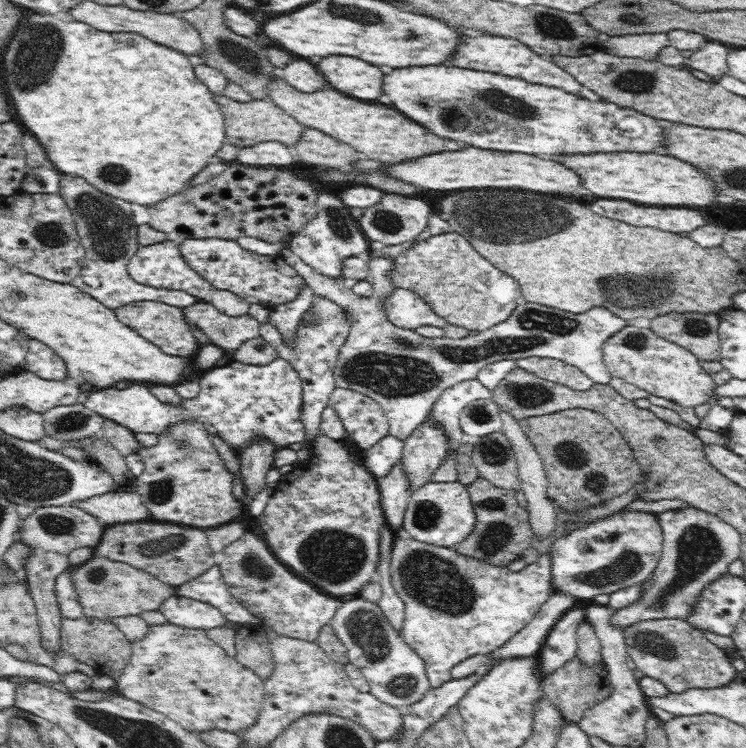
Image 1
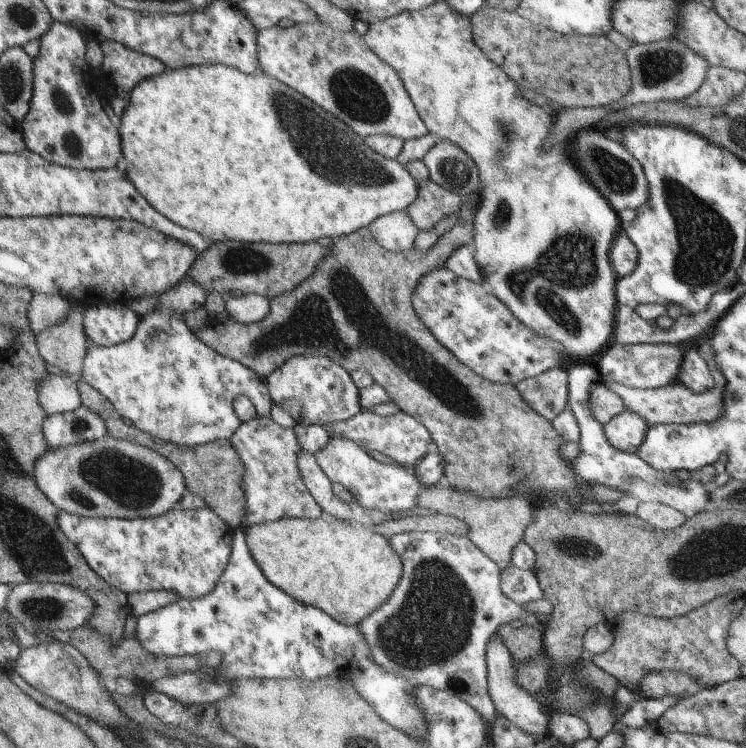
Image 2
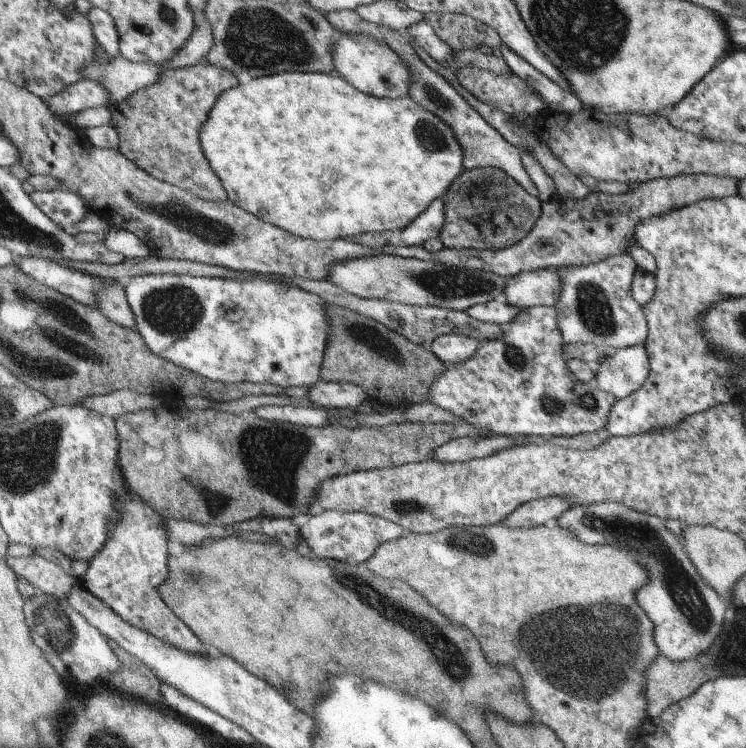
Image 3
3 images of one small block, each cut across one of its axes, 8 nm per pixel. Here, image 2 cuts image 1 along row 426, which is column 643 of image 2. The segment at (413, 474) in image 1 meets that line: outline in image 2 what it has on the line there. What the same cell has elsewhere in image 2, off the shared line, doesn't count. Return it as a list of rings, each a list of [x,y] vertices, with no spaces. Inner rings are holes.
[[[625,410],[603,425],[603,431],[612,446],[627,453],[636,453],[650,431],[650,423],[639,414]]]

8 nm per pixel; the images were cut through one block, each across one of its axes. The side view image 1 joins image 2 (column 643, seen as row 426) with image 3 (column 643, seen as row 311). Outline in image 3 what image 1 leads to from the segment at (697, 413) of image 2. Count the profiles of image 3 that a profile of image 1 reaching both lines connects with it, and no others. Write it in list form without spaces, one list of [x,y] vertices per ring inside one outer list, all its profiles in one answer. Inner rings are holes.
[[[645,345],[608,350],[602,364],[595,367],[594,384],[618,400],[635,393],[646,384],[651,372]],[[596,502],[590,506],[576,504],[556,520],[556,524],[560,528],[570,530],[580,542],[590,546],[608,544],[608,546],[615,546],[620,550],[628,550],[628,554],[632,554],[636,558],[636,562],[640,562],[646,568],[650,582],[636,592],[636,602],[646,612],[646,616],[652,619],[655,628],[653,633],[655,643],[665,658],[670,659],[672,663],[690,659],[694,661],[698,655],[706,653],[721,636],[721,631],[724,630],[724,620],[728,618],[728,602],[725,600],[725,596],[721,596],[718,591],[714,590],[699,573],[695,563],[691,561],[691,557],[684,550],[683,539],[672,534],[664,523],[665,520],[658,516],[650,516],[650,514],[632,510],[620,502]]]

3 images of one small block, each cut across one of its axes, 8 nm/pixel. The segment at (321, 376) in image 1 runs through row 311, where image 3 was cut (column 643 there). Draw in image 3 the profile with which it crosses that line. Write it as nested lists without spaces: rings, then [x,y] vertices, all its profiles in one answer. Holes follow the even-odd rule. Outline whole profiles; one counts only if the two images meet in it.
[[[626,252],[610,256],[598,264],[557,268],[562,294],[555,304],[556,314],[568,345],[592,344],[598,350],[614,350],[645,344],[650,333],[646,312],[632,298],[631,292],[638,269],[634,259]]]

